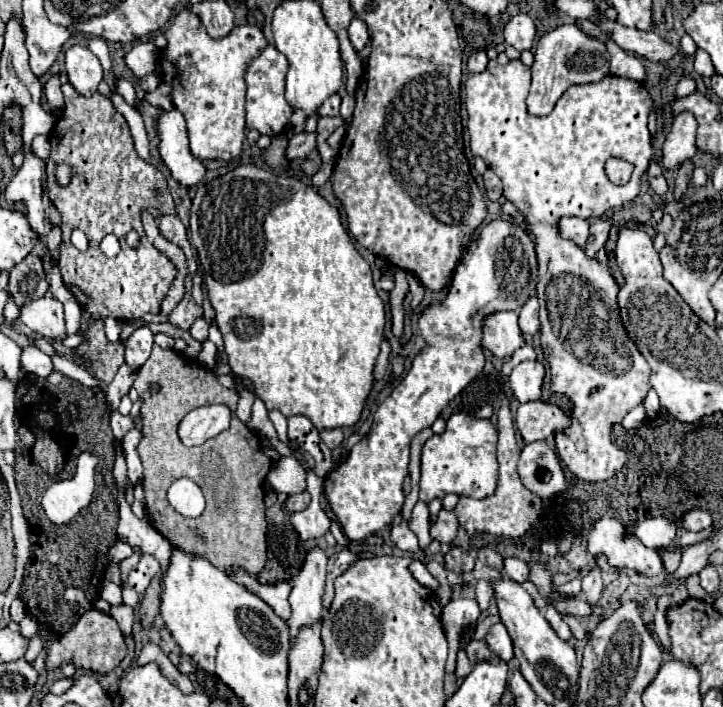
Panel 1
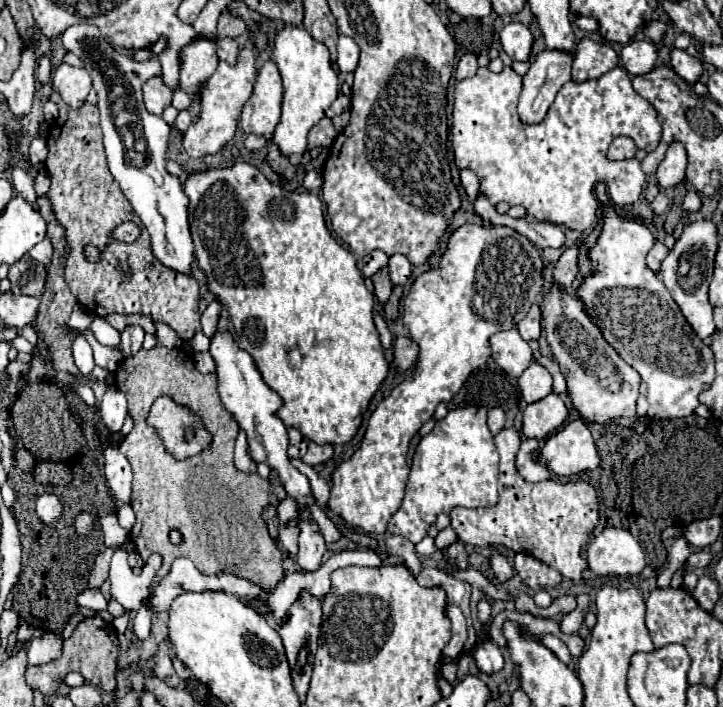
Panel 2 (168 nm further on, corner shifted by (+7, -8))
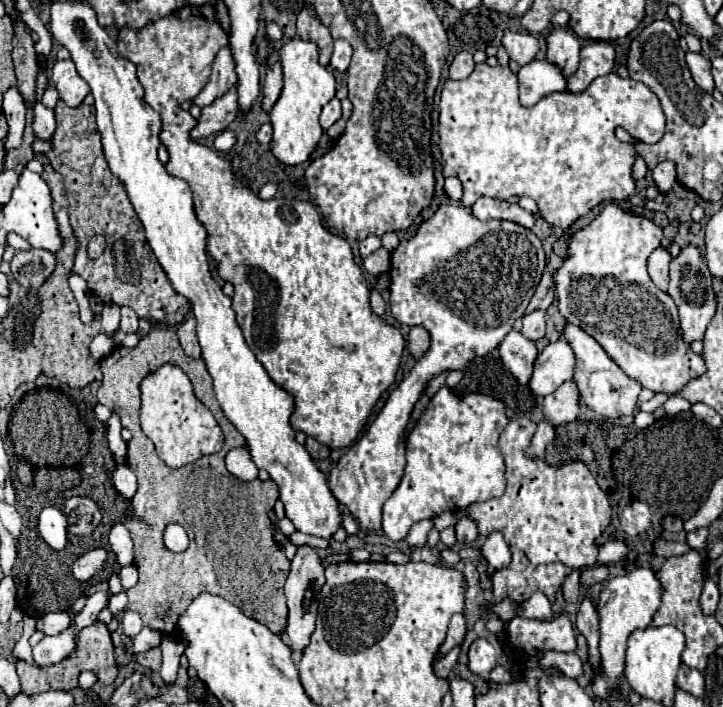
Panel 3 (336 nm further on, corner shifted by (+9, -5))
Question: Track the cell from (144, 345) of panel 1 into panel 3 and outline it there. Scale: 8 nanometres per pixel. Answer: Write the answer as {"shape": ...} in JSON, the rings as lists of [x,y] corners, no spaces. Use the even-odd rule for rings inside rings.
{"shape":[[[121,307],[121,331],[123,333],[135,333],[139,329],[139,317],[129,307]]]}

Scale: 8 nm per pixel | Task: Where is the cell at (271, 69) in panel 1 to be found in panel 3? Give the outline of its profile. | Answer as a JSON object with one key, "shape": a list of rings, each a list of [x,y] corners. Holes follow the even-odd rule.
{"shape":[[[273,63],[269,65],[265,79],[263,79],[263,99],[261,99],[261,109],[265,113],[269,113],[275,105],[275,101],[279,99],[283,89],[283,72],[281,63]]]}

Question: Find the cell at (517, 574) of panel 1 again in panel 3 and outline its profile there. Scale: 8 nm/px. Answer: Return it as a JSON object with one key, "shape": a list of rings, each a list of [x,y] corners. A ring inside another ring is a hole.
{"shape":[[[491,533],[485,541],[485,545],[481,547],[481,553],[483,557],[487,559],[489,567],[499,571],[499,569],[505,569],[509,567],[511,563],[511,551],[509,551],[509,545],[505,543],[505,539],[501,537],[501,533]]]}

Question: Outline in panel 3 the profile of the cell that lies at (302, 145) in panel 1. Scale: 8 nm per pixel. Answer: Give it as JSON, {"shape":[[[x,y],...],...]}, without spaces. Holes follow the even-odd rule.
{"shape":[[[331,99],[323,107],[323,113],[321,113],[321,127],[323,127],[323,131],[327,131],[337,119],[341,119],[341,103],[339,103],[339,99]]]}

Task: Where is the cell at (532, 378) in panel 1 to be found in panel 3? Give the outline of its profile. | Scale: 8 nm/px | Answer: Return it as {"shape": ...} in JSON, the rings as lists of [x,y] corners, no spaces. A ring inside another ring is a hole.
{"shape":[[[559,339],[555,343],[549,343],[533,363],[529,389],[541,397],[553,393],[573,377],[573,365],[575,357],[567,341]]]}

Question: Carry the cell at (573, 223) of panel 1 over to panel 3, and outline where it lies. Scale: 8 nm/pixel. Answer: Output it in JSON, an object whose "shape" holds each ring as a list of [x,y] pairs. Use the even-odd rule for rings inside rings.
{"shape":[[[479,197],[473,205],[473,213],[481,221],[505,219],[505,221],[513,221],[525,229],[533,229],[533,225],[535,225],[535,217],[531,213],[523,211],[519,205],[511,205],[509,201],[499,201],[493,197]]]}

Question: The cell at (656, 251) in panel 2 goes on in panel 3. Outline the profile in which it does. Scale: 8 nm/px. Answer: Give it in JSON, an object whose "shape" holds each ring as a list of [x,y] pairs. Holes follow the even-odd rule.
{"shape":[[[659,247],[649,255],[649,275],[653,279],[653,283],[661,289],[667,291],[667,281],[669,281],[669,263],[671,263],[671,255],[667,249]]]}

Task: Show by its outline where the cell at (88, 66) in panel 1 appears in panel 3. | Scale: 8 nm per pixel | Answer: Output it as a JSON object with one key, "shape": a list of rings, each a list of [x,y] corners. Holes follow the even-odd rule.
{"shape":[[[57,61],[51,69],[51,85],[59,91],[59,97],[69,107],[79,107],[89,93],[89,85],[77,75],[73,61]]]}

